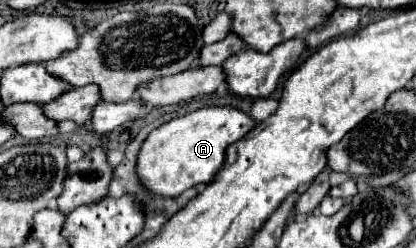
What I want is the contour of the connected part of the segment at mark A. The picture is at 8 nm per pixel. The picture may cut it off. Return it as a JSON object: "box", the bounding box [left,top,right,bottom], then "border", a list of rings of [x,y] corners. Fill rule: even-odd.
{"box":[137,105,257,197],"border":[[[209,105],[185,113],[183,117],[175,117],[169,123],[151,131],[145,139],[137,159],[139,181],[149,191],[163,197],[177,197],[189,187],[209,183],[223,167],[227,147],[243,139],[255,125],[257,121],[251,115],[227,105]]]}

